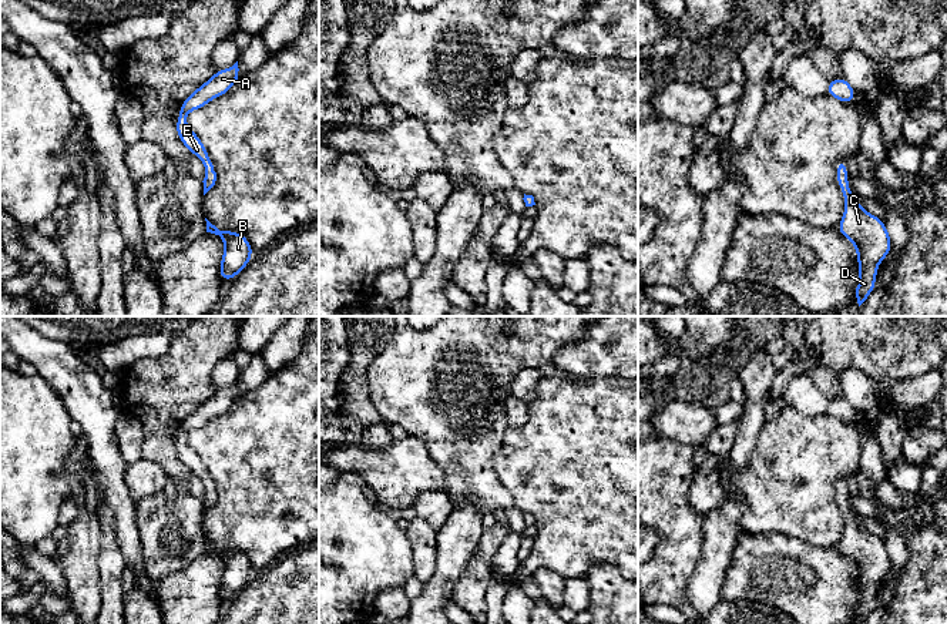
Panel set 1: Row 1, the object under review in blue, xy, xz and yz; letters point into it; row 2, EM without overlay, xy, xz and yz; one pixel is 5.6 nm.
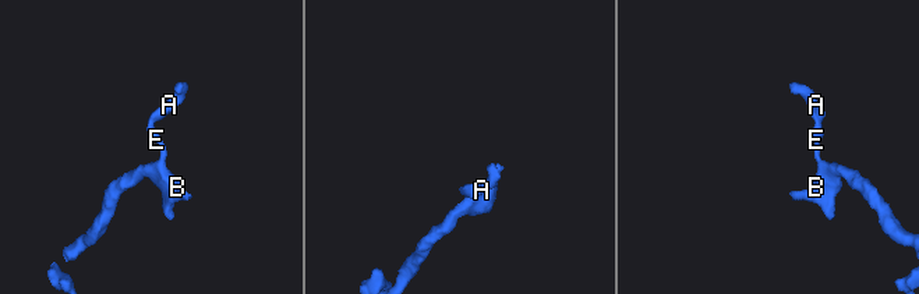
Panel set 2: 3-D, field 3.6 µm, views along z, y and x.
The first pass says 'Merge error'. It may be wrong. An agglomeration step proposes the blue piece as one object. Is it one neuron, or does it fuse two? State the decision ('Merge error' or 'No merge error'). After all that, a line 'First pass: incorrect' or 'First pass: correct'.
No merge error
First pass: incorrect

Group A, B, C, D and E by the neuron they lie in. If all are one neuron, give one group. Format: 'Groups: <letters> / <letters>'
Groups: A B C D E

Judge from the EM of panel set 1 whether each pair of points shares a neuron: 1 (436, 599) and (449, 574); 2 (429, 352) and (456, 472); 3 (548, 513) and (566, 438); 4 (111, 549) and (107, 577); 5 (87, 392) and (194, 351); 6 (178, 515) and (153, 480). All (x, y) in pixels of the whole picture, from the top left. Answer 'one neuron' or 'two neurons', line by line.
1: one neuron
2: one neuron
3: one neuron
4: one neuron
5: two neurons
6: two neurons

